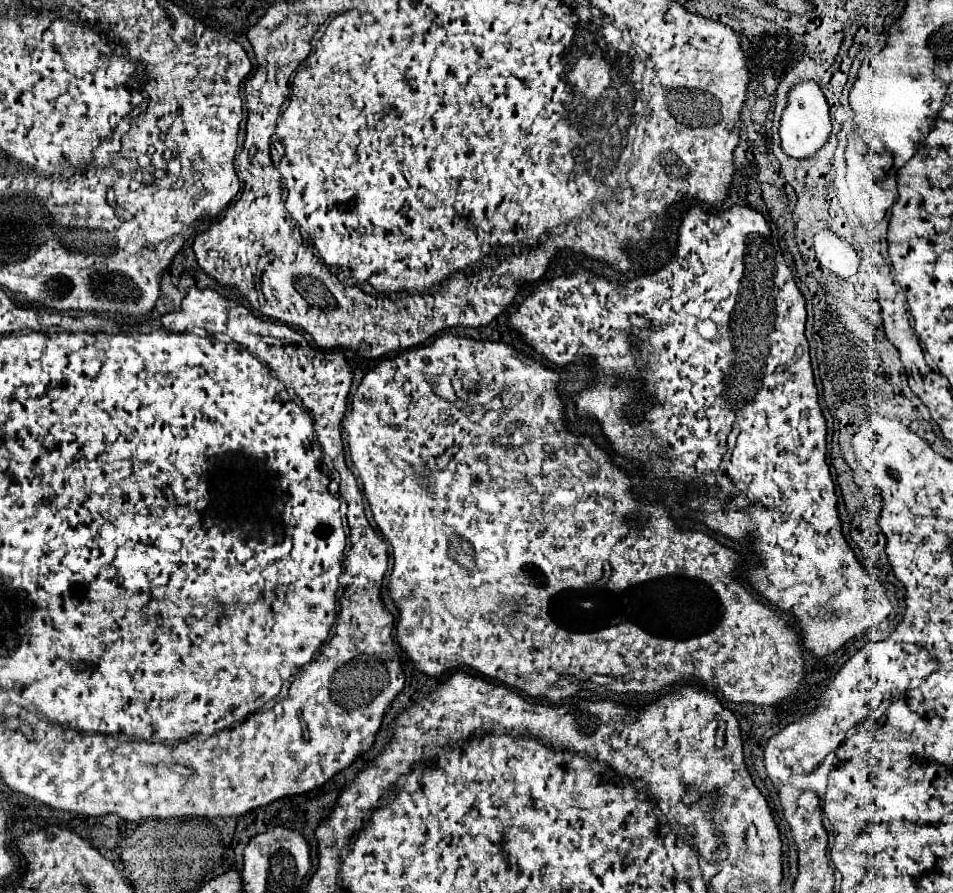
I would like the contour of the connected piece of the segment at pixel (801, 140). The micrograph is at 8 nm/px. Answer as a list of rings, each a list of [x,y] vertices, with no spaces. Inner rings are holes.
[[[802,82],[796,84],[790,90],[788,106],[782,112],[780,122],[780,138],[782,138],[782,150],[796,158],[796,160],[808,160],[812,158],[830,138],[832,134],[832,122],[830,122],[830,106],[816,82]]]

